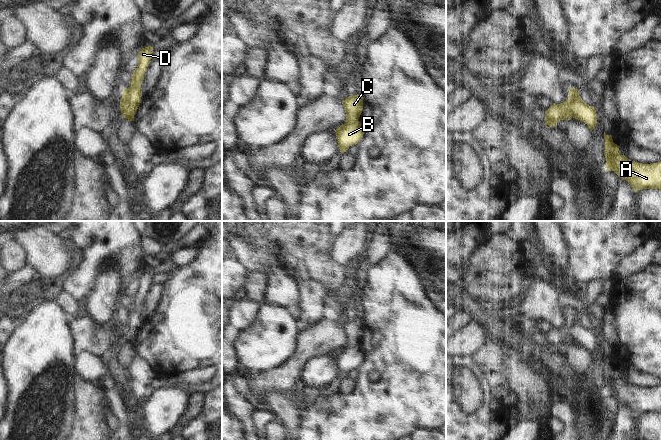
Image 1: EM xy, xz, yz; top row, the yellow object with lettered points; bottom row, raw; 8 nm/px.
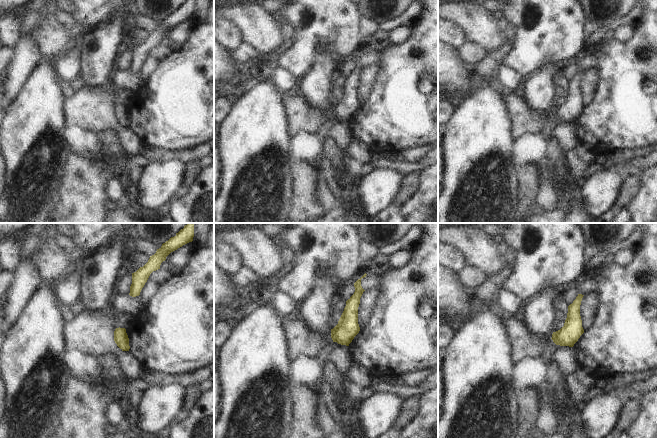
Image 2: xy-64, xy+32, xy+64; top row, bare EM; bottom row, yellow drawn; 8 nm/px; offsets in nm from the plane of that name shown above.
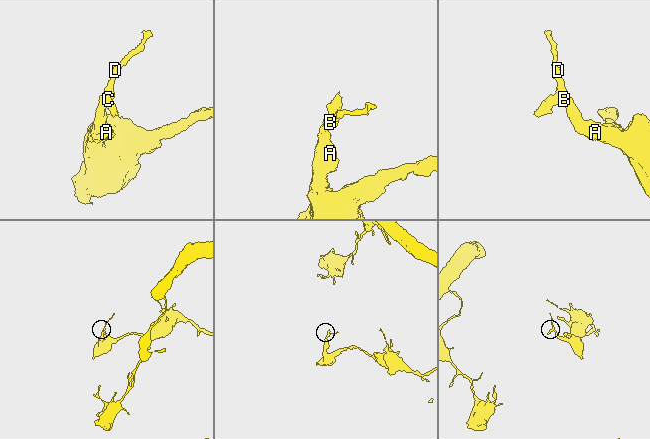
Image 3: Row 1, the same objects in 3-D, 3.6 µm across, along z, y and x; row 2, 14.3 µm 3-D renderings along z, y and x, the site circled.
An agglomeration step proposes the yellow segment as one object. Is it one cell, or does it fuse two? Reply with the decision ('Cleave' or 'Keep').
Cleave.

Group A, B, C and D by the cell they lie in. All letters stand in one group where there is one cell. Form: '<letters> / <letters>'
A B D / C

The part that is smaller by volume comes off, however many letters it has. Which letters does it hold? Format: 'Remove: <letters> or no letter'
Remove: C

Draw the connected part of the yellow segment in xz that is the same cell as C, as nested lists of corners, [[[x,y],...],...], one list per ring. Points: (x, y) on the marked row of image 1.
[[[352,95],[342,101],[346,112],[346,122],[355,122],[359,119],[363,109],[362,95]]]

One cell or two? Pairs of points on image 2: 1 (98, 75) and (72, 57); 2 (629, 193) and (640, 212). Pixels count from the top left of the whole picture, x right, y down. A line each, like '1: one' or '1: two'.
1: two
2: two

